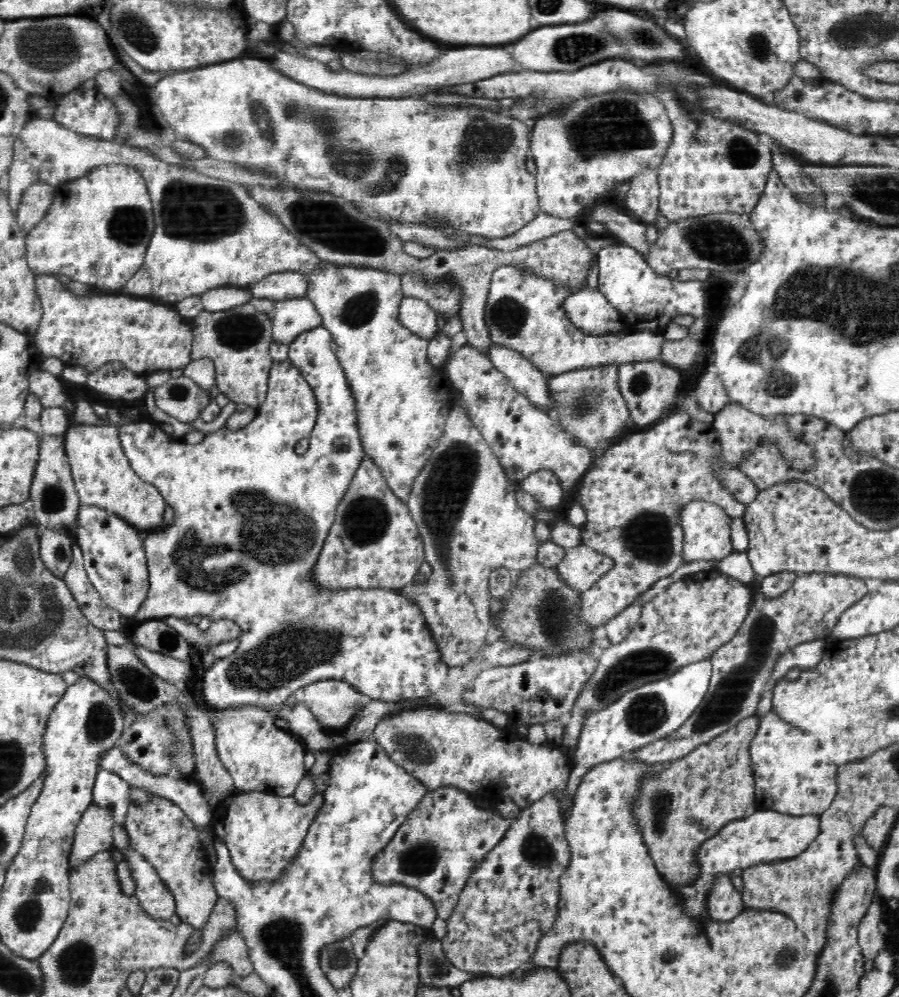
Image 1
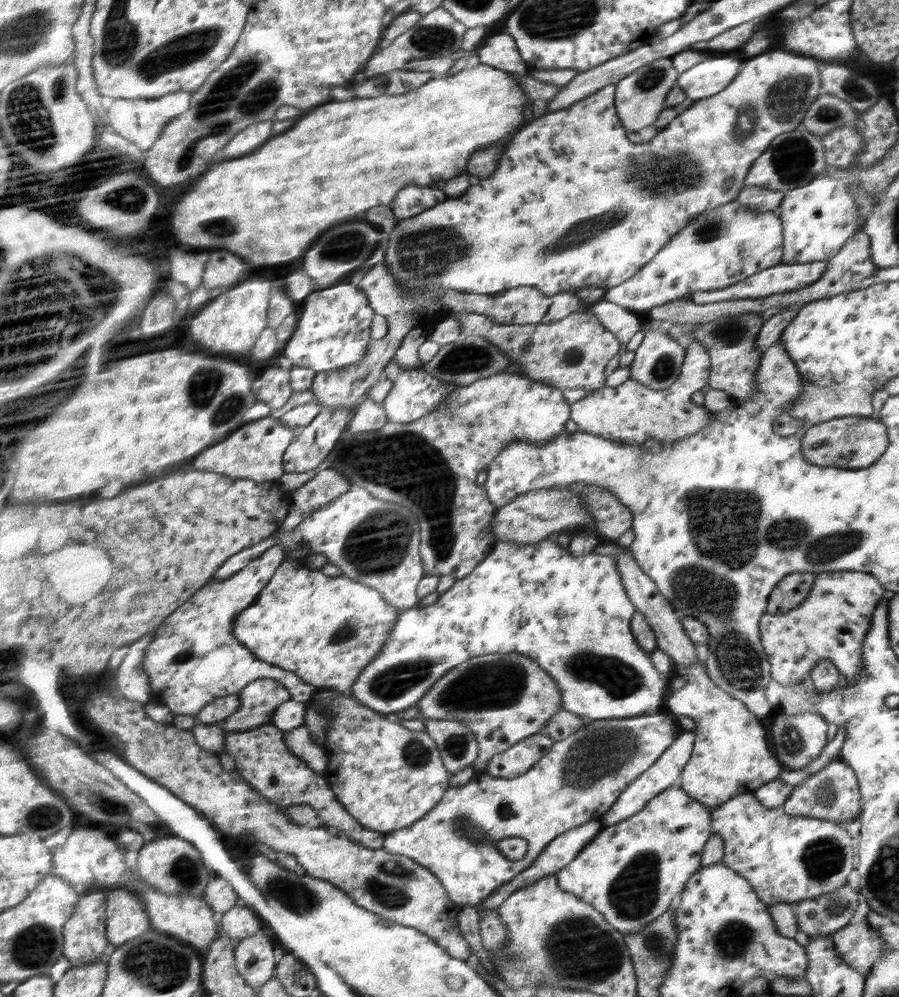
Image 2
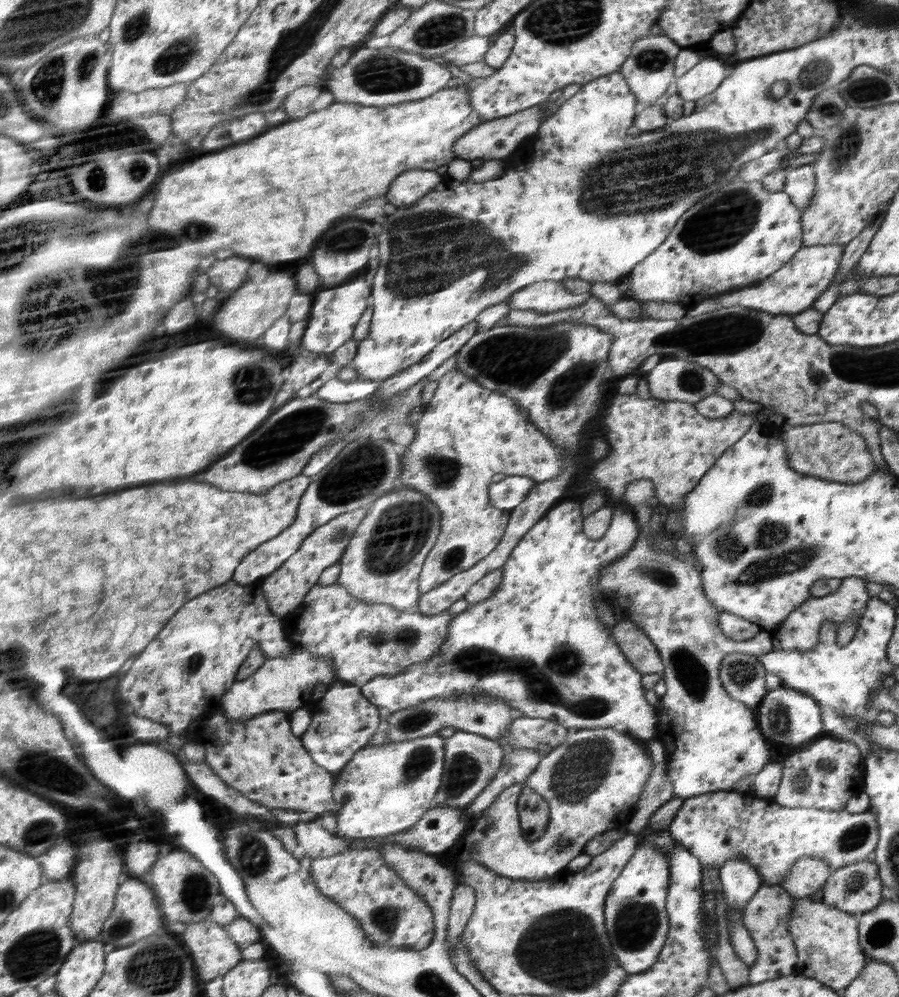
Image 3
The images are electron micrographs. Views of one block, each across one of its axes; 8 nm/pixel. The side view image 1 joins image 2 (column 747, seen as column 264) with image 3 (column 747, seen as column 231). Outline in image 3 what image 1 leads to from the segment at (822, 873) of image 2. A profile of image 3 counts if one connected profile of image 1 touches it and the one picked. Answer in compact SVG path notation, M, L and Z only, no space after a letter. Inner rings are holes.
M731 791L683 799L682 808L668 828L674 840L688 847L701 866L722 868L732 855L748 857L760 873L762 885L780 885L794 861L804 855L826 859L831 872L868 859L880 841L880 826L873 809L852 814L846 809L801 809L780 806L767 798Z

